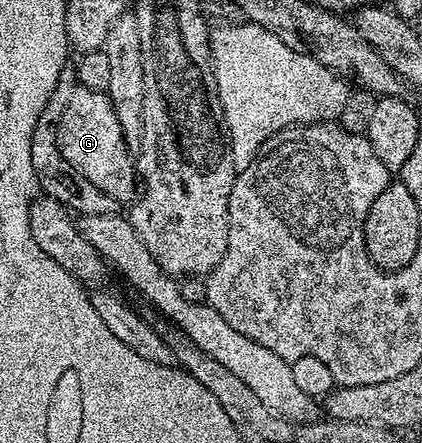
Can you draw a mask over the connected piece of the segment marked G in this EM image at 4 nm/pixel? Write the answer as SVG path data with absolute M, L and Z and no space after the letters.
M81 87L72 91L72 100L58 117L58 146L64 159L68 159L92 187L100 187L100 191L119 203L135 200L136 161L124 139L124 131L120 131L120 119L116 119L109 92Z

